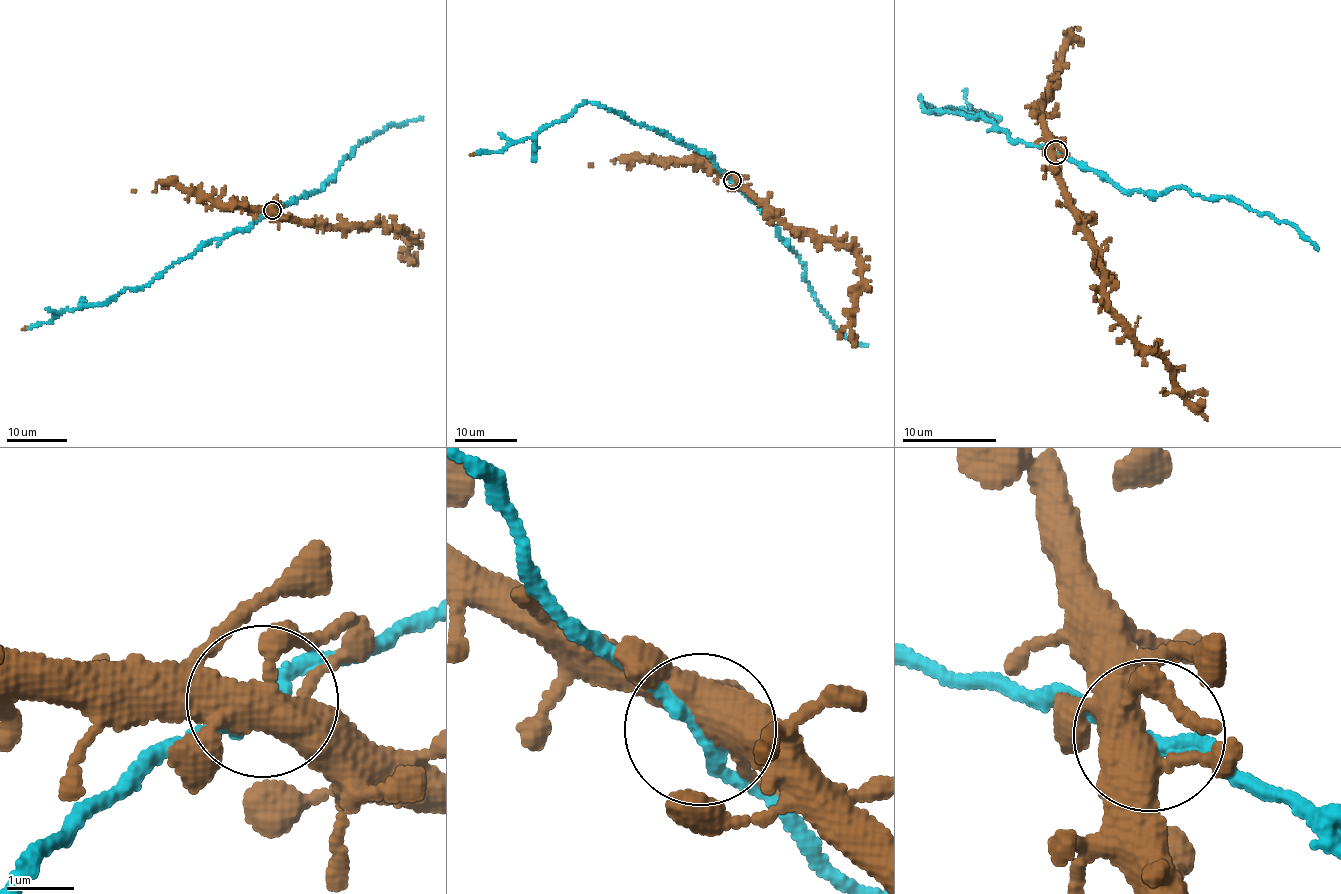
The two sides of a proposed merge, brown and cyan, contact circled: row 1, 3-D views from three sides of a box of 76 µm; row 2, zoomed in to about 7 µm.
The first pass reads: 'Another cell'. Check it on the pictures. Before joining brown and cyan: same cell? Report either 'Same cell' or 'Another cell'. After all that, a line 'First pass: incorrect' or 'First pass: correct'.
Same cell
First pass: incorrect

